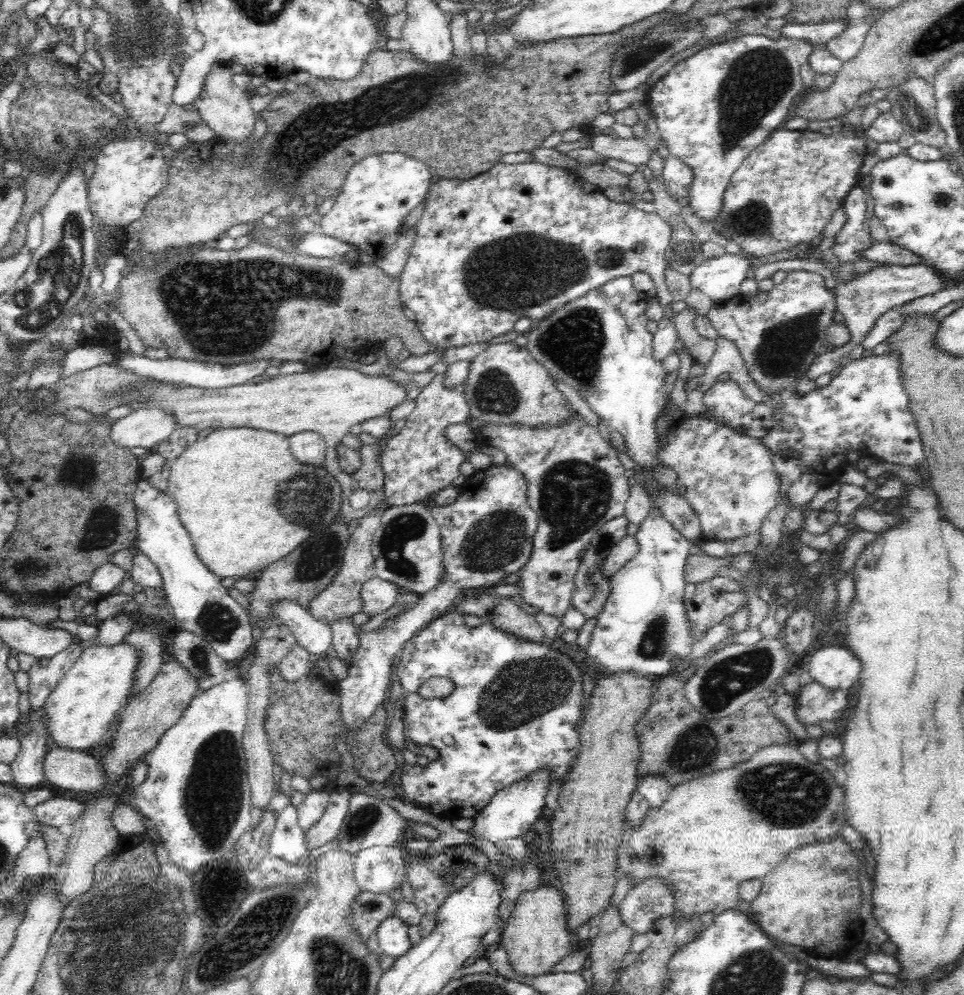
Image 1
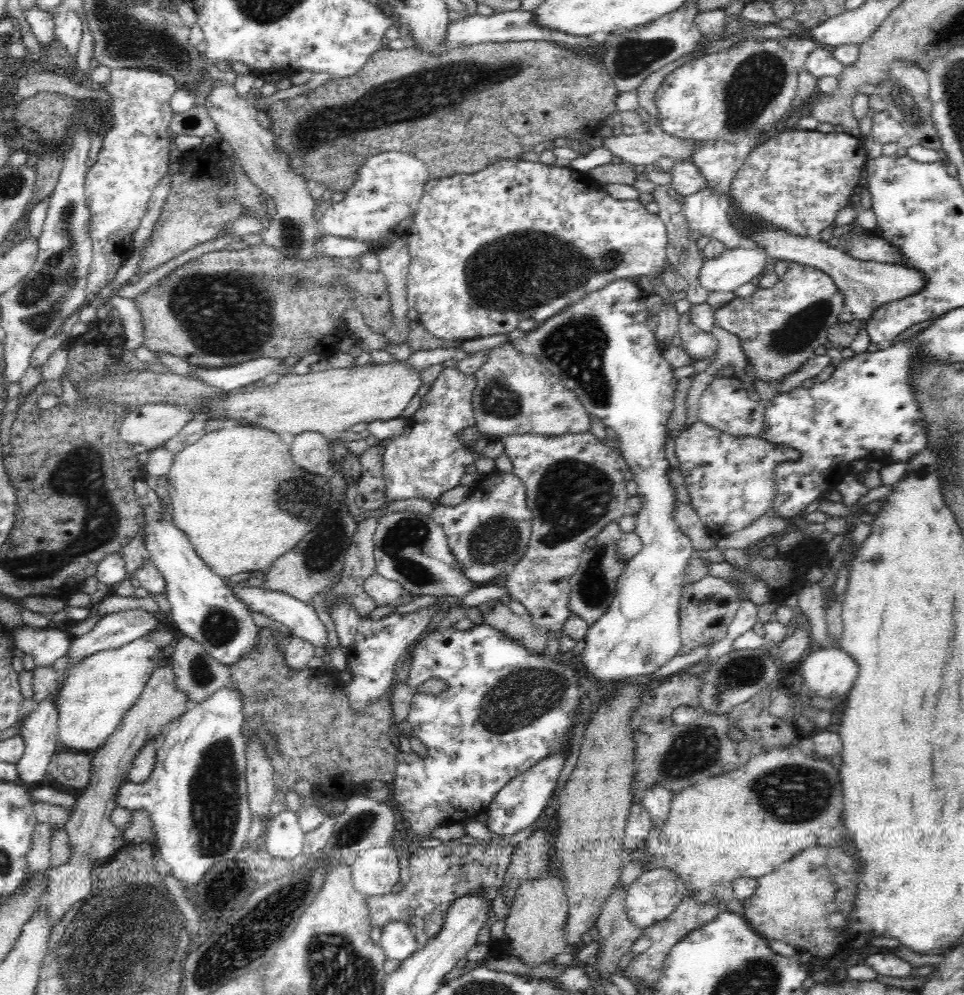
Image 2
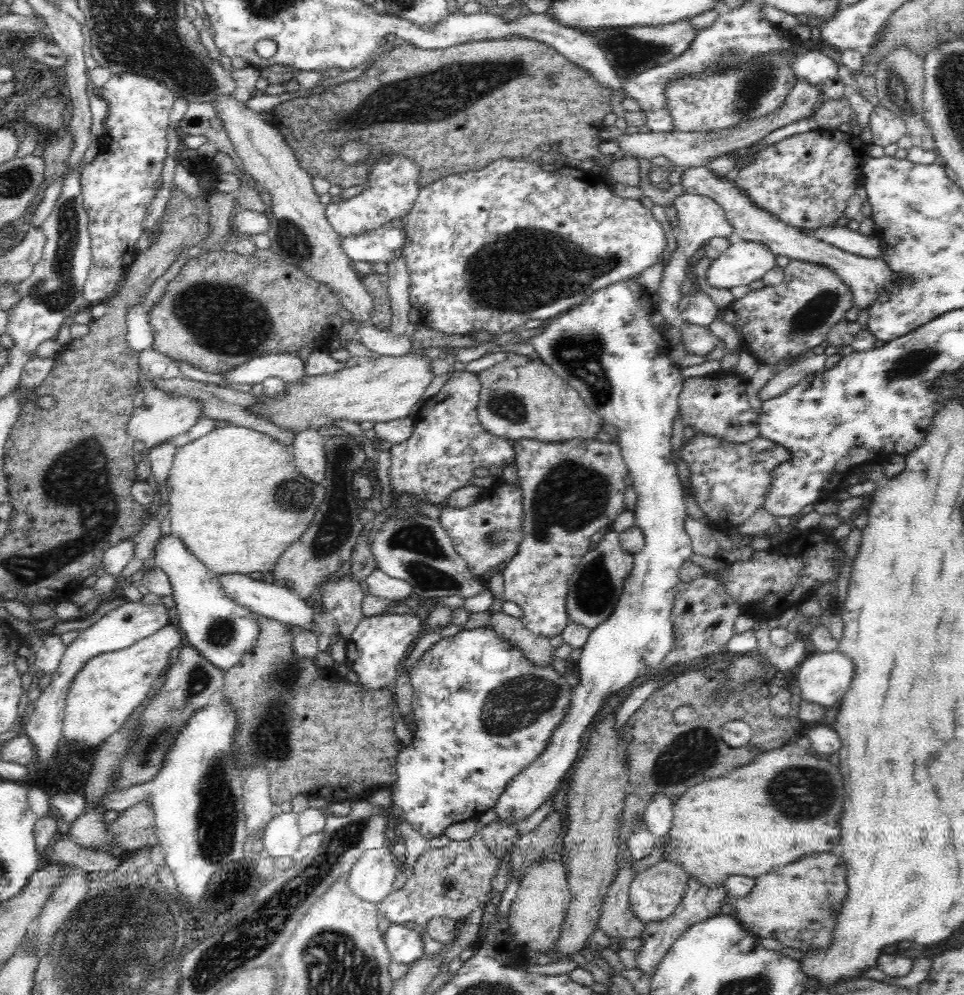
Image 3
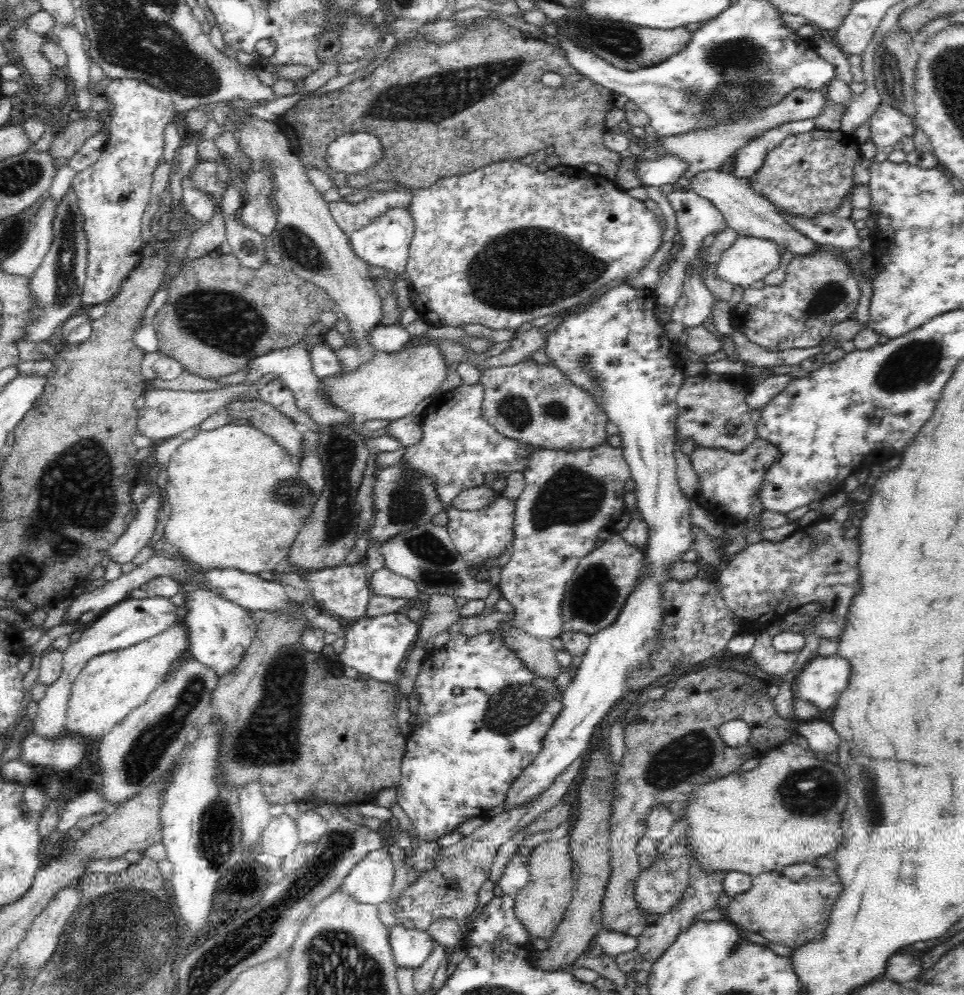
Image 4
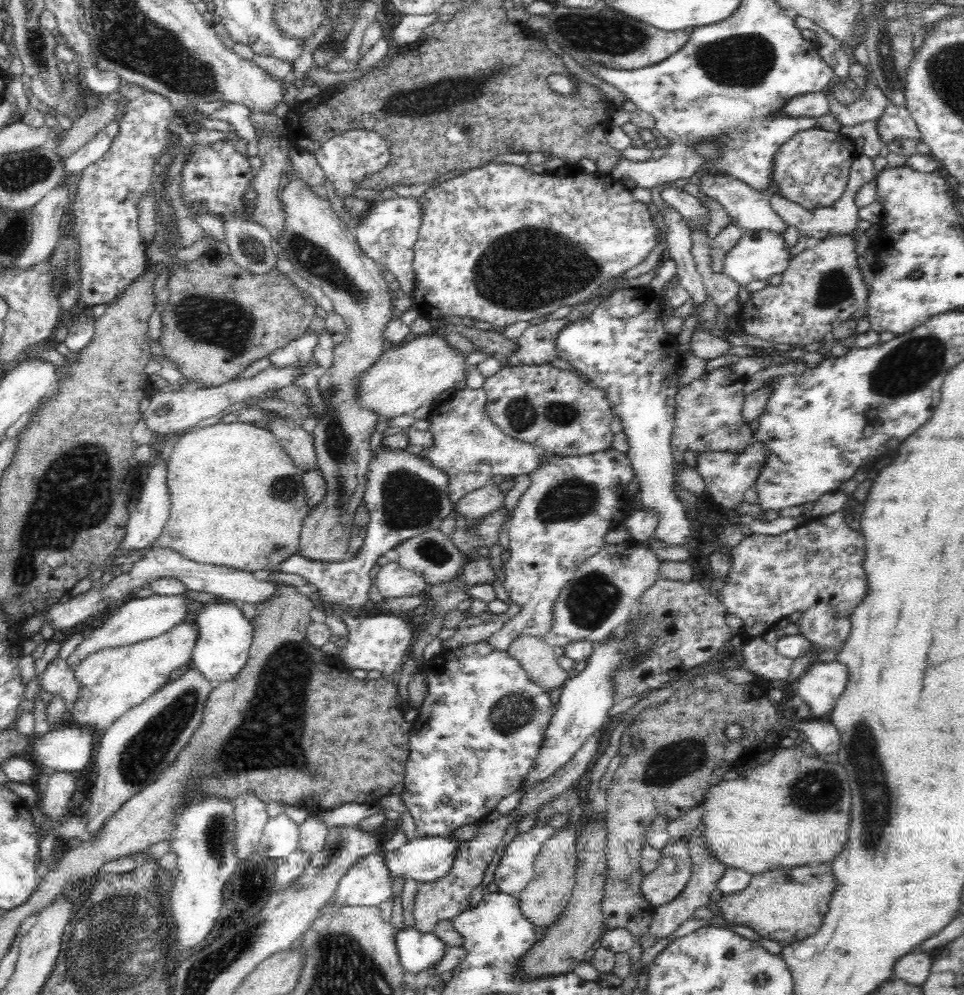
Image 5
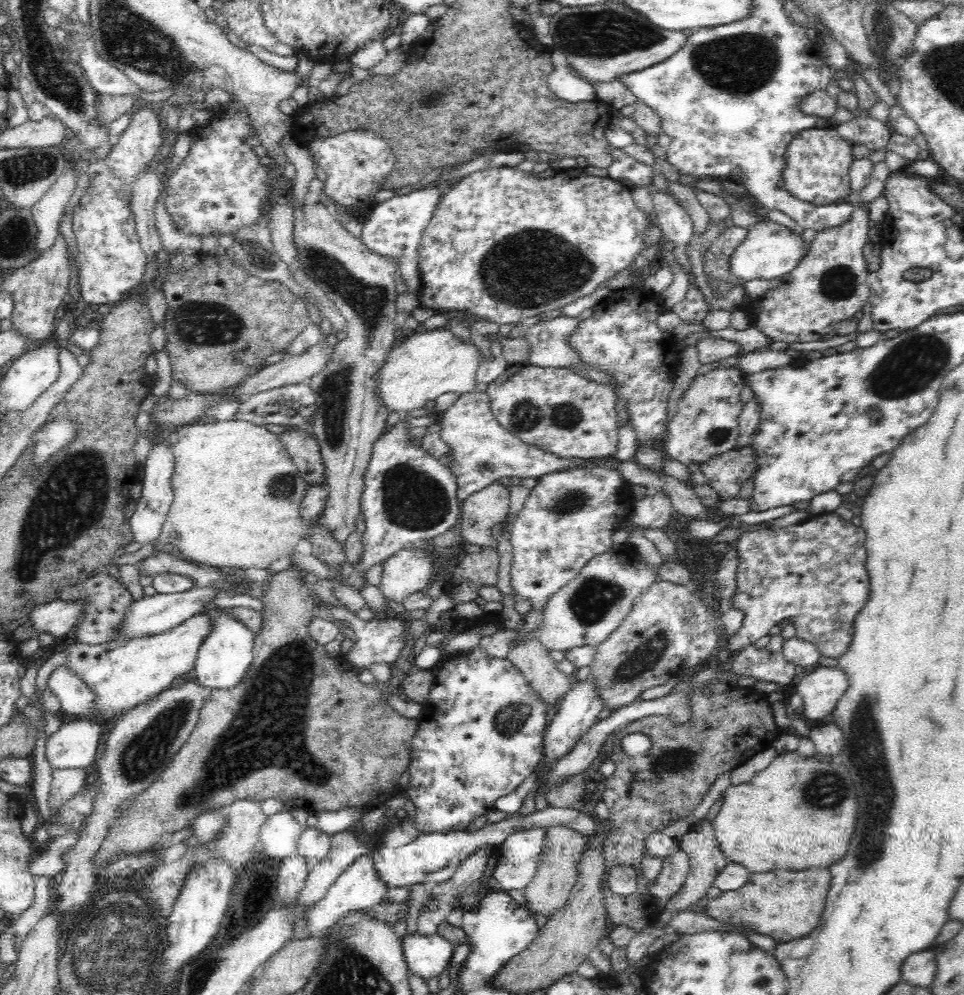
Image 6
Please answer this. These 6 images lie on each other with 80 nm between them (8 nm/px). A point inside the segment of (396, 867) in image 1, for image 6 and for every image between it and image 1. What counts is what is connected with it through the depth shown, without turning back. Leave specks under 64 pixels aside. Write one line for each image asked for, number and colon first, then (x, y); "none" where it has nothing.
2: (375, 871)
3: (372, 877)
4: (371, 880)
5: (369, 883)
6: (358, 888)

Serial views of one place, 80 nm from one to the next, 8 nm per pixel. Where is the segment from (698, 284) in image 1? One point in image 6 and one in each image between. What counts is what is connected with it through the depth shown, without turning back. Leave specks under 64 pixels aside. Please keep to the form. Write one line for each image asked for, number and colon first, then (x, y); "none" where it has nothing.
2: (725, 273)
3: (743, 262)
4: (748, 260)
5: (757, 255)
6: (769, 250)

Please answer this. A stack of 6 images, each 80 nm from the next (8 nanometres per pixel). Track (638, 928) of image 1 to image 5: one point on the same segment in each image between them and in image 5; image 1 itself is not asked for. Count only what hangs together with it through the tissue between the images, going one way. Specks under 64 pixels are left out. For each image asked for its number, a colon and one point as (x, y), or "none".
2: (654, 895)
3: (654, 894)
4: (658, 888)
5: (668, 880)

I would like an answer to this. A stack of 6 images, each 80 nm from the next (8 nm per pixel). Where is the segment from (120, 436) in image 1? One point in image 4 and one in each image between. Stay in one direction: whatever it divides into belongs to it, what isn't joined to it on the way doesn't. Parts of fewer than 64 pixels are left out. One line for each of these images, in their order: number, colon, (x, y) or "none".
2: (150, 425)
3: (161, 417)
4: (166, 413)

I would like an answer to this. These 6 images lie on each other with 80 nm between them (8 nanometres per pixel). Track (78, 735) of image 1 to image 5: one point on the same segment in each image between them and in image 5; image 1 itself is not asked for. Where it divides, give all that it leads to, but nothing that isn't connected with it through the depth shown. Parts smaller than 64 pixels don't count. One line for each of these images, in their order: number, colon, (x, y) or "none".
2: (94, 694)
3: (109, 686)
4: (111, 685)
5: (110, 682)

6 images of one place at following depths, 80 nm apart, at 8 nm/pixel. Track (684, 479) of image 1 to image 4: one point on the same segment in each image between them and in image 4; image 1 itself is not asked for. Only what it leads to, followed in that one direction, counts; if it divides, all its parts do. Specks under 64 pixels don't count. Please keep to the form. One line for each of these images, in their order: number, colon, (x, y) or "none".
2: (731, 482)
3: (729, 481)
4: (727, 483)

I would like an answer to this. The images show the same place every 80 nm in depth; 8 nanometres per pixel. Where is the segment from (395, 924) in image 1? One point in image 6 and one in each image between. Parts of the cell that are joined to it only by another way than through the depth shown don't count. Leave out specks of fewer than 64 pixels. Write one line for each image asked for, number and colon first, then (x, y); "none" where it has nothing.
2: (397, 941)
3: (404, 945)
4: (410, 947)
5: (416, 950)
6: (426, 956)

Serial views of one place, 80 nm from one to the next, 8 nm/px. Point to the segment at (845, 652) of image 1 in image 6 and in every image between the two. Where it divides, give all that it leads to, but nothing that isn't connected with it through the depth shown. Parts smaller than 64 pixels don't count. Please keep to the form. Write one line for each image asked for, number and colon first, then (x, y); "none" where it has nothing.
2: (830, 671)
3: (824, 677)
4: (821, 681)
5: (820, 686)
6: (820, 688)

